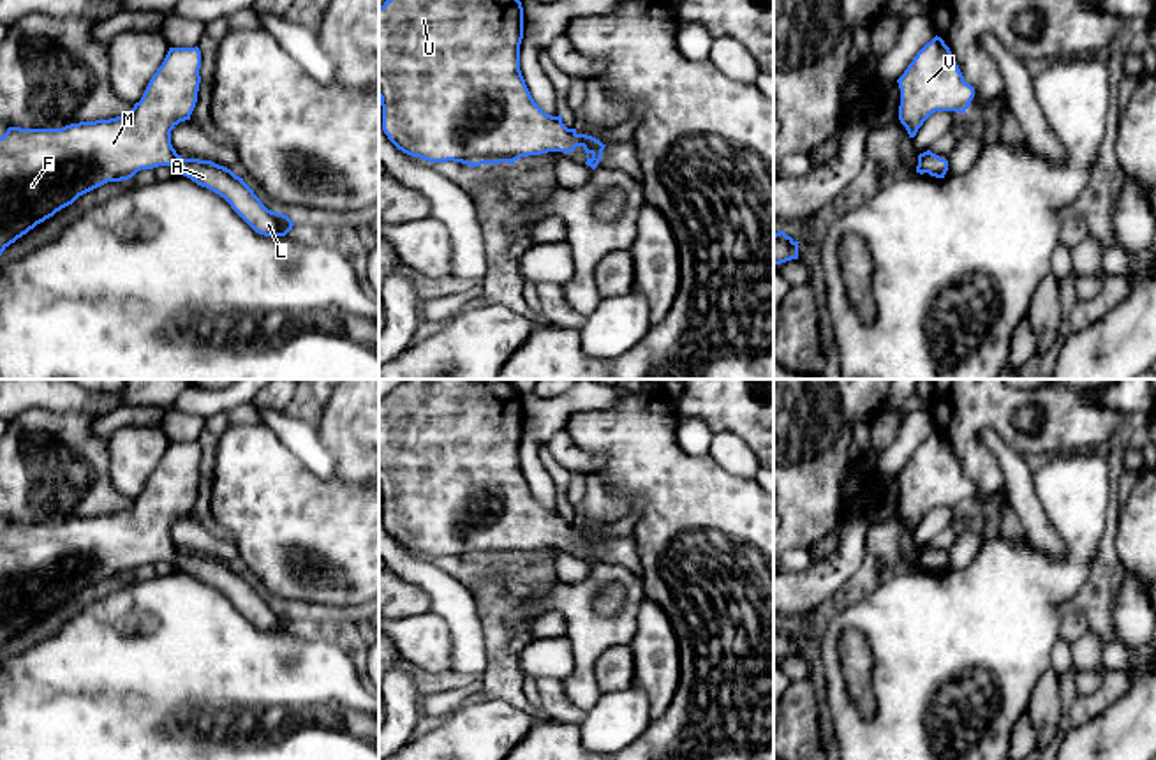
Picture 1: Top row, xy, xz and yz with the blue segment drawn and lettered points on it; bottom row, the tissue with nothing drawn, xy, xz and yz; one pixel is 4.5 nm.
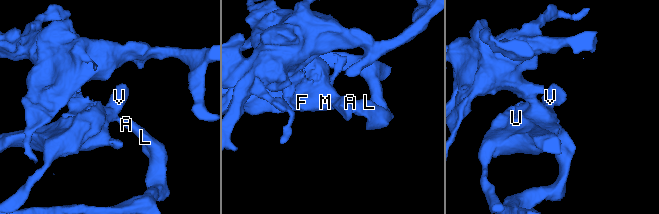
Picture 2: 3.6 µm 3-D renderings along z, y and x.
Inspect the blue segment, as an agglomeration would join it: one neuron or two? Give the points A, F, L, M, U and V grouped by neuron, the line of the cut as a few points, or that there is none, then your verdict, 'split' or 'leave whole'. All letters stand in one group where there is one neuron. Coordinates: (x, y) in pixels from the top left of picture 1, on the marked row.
A F L M U V | no cut | leave whole

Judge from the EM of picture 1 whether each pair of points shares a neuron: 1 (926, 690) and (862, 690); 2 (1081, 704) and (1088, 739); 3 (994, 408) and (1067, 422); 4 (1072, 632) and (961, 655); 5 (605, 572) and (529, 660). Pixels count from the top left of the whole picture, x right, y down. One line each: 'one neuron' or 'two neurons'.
1: two neurons
2: two neurons
3: one neuron
4: two neurons
5: two neurons

